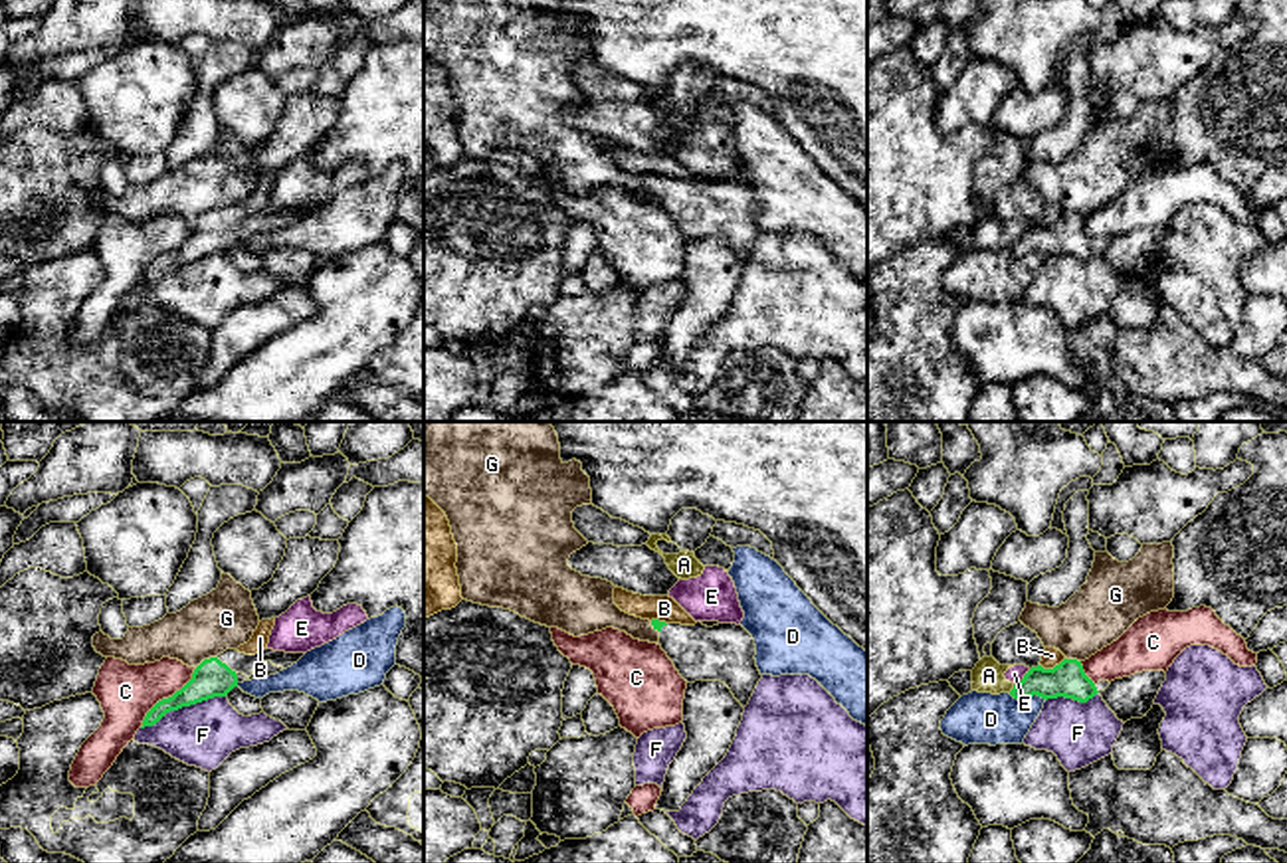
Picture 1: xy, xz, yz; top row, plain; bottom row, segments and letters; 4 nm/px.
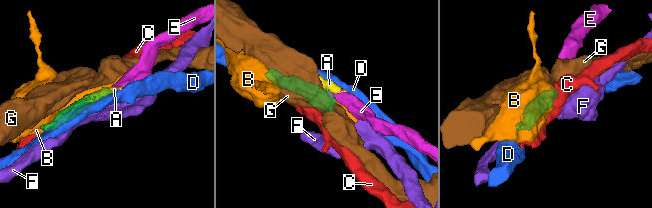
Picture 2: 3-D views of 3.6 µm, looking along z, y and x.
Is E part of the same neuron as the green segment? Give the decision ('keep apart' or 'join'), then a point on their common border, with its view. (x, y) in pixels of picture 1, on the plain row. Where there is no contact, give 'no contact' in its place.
keep apart | yz (1024, 234)

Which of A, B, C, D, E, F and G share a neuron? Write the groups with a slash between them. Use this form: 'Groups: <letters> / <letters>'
Groups: A E / B / C / D / F / G

